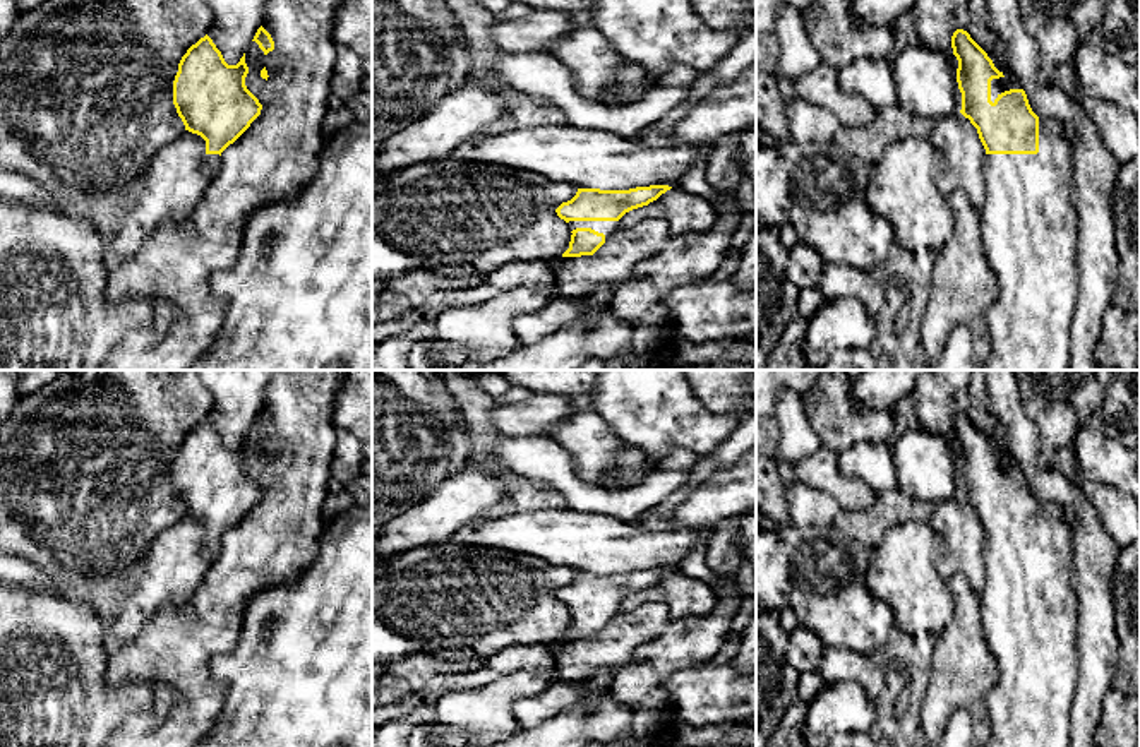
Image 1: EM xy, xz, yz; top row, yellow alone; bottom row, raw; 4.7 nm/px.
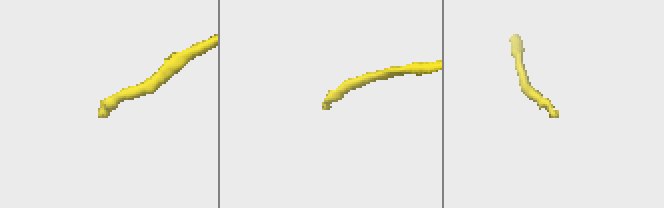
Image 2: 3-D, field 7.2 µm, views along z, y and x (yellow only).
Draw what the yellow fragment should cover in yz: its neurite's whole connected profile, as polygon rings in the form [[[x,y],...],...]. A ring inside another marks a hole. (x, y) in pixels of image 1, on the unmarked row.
[[[963,413],[951,420],[958,444],[957,466],[962,476],[960,497],[977,512],[986,533],[986,586],[982,624],[986,644],[998,663],[998,682],[986,694],[989,716],[987,747],[1071,747],[1071,708],[1078,689],[1078,607],[1073,588],[1073,528],[1059,505],[1039,502],[1025,475],[1005,461],[987,437]]]

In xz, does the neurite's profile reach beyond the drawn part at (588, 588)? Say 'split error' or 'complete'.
split error

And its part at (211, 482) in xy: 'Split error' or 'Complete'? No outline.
Split error

